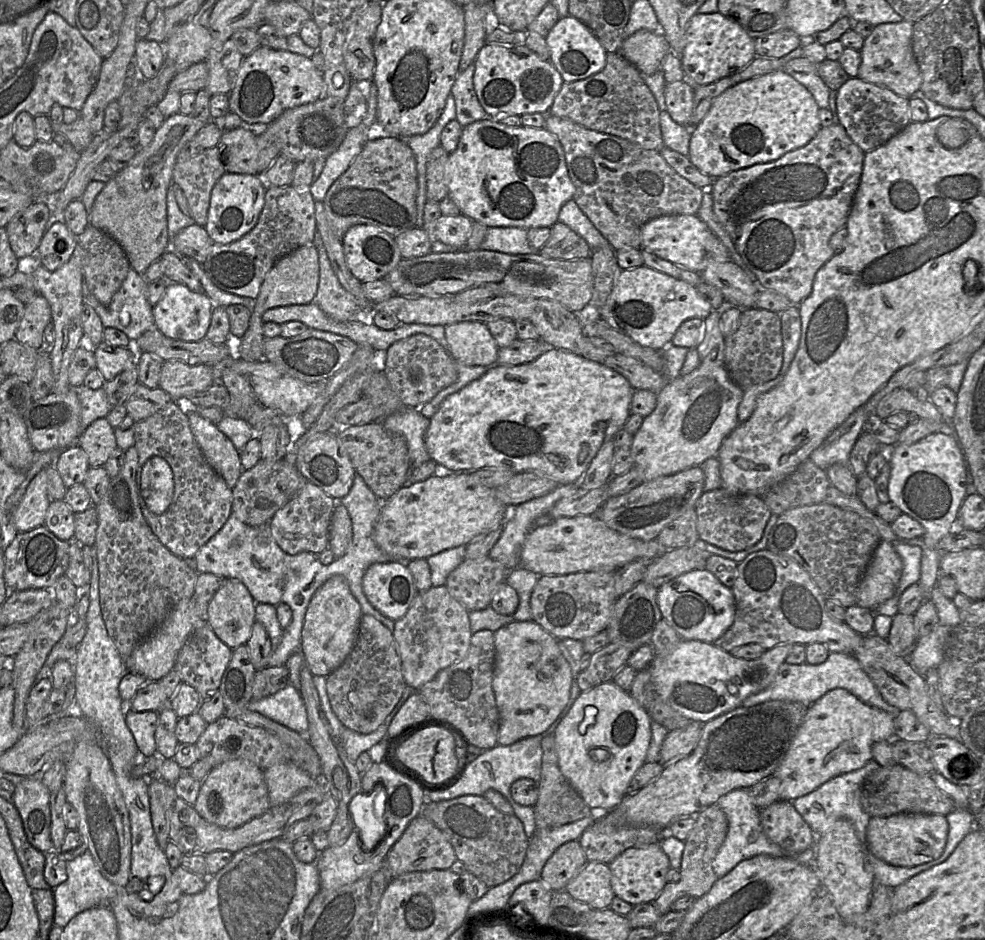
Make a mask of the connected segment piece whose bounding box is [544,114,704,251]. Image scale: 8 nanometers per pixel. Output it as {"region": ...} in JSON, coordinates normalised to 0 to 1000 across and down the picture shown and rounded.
{"region":[[[554,121],[552,135],[564,145],[572,157],[577,186],[584,200],[581,212],[624,267],[651,265],[651,243],[665,231],[708,228],[715,202],[689,186],[669,161],[655,159],[639,149],[597,137],[577,126],[560,121]]]}

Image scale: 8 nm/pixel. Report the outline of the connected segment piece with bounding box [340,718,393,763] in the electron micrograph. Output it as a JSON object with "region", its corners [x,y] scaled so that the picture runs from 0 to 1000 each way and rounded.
{"region":[[[391,764],[389,769],[375,781],[366,781],[349,773],[349,777],[347,777],[345,781],[345,791],[351,800],[353,807],[359,812],[368,800],[375,799],[377,795],[385,791],[392,783],[398,765],[399,764]]]}

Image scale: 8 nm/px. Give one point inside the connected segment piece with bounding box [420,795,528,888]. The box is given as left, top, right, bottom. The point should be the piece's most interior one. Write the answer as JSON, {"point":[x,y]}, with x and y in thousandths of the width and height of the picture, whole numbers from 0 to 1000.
{"point":[499,899]}

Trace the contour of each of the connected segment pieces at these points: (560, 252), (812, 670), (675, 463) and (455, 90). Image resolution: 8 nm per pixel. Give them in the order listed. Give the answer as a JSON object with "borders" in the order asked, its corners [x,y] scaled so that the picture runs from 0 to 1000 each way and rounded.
{"borders":[[[[570,236],[558,241],[558,251],[545,267],[553,273],[570,277],[583,277],[599,273],[601,265],[596,257]]],[[[843,694],[840,702],[829,707],[818,704],[810,707],[795,704],[789,714],[786,724],[776,734],[756,743],[752,752],[763,752],[782,745],[809,746],[818,750],[824,750],[840,736],[849,732],[861,734],[879,749],[897,755],[908,764],[914,757],[912,753],[897,745],[882,718],[876,713],[873,704],[866,696],[850,694]]],[[[714,386],[697,399],[678,404],[667,418],[664,437],[654,444],[640,476],[646,496],[653,503],[654,512],[682,505],[698,498],[710,497],[722,486],[728,486],[734,468],[749,453],[749,432],[755,415],[741,401],[735,388]]],[[[482,67],[477,68],[465,82],[458,95],[463,113],[463,127],[470,134],[496,124],[482,98],[480,81]]]]}

